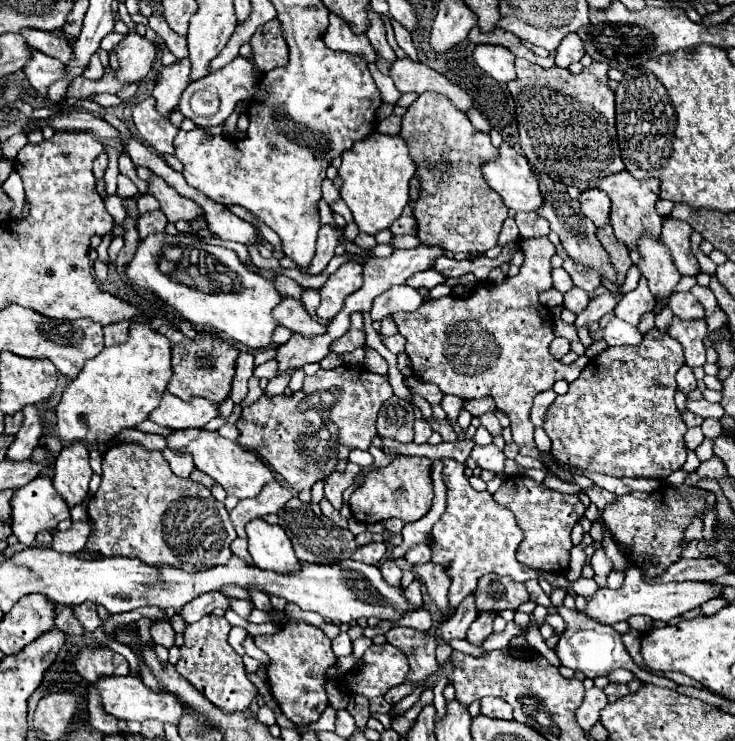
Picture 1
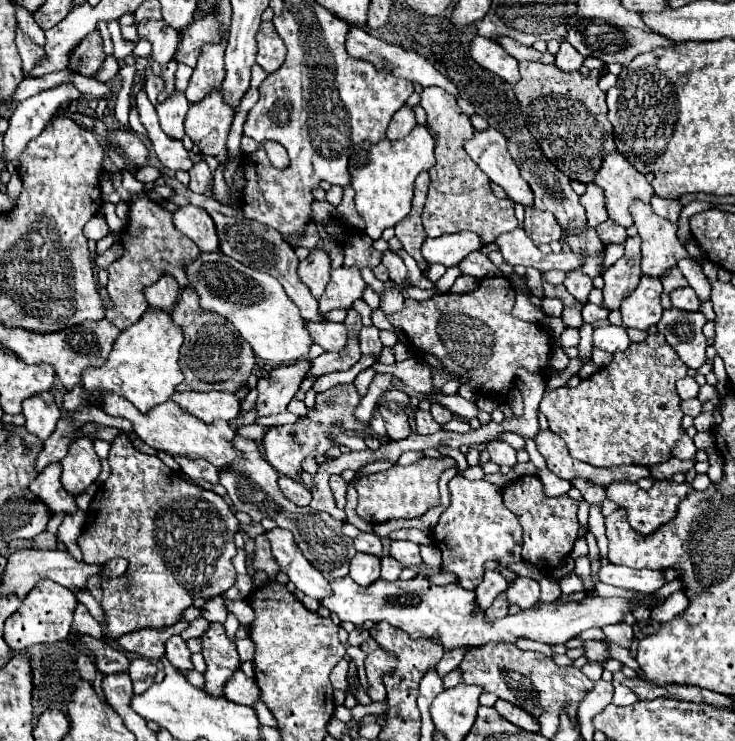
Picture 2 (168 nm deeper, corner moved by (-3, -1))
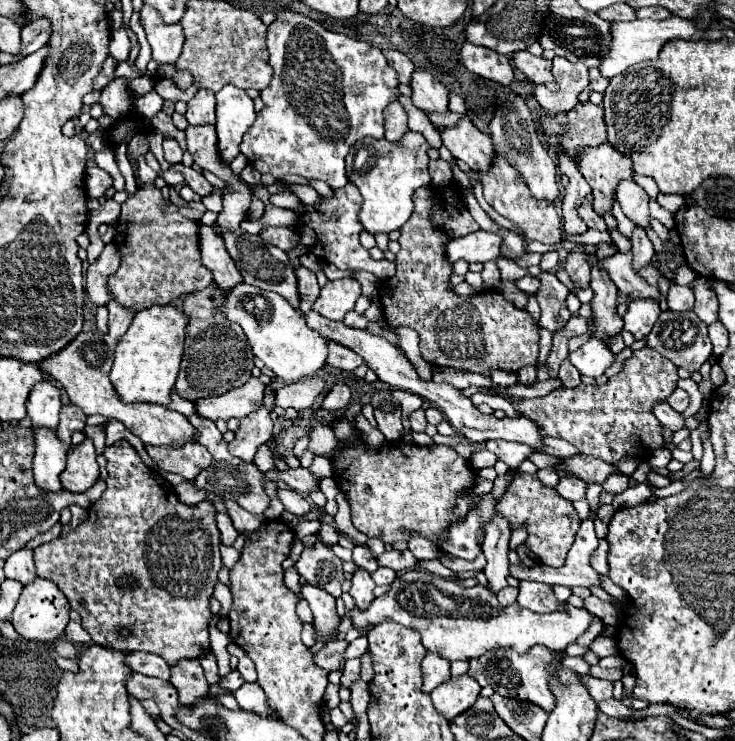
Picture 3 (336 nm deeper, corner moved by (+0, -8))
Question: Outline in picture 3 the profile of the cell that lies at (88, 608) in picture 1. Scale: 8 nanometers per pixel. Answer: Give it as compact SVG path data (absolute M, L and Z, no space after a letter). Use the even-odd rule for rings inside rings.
M75 610L69 612L69 624L65 628L65 636L67 640L71 640L73 644L89 644L91 642L91 636L87 636L87 632L83 630L81 626L81 618Z

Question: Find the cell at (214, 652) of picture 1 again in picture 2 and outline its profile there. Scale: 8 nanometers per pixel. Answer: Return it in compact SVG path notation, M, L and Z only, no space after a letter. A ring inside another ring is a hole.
M210 623L210 627L198 639L202 643L202 655L206 661L202 689L210 695L224 697L226 683L242 665L236 651L236 643L226 635L222 623Z

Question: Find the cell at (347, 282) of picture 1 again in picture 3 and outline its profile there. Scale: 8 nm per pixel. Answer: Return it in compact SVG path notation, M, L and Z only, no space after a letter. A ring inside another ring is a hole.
M339 278L327 282L321 288L313 310L331 320L343 320L347 312L353 310L355 300L361 296L361 284L355 278Z

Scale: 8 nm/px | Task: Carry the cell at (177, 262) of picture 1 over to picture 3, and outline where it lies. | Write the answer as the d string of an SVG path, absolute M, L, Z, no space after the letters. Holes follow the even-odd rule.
M239 284L225 296L221 310L231 322L237 322L243 328L253 346L253 354L261 358L277 378L283 378L285 382L299 382L325 366L329 354L327 340L319 336L319 332L311 330L305 318L299 316L299 312L279 294Z

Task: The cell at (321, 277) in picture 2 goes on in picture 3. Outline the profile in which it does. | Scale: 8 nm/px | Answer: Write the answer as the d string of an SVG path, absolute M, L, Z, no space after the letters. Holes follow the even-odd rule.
M303 266L295 270L295 276L297 276L297 290L299 290L299 310L307 314L319 296L319 284L315 274Z

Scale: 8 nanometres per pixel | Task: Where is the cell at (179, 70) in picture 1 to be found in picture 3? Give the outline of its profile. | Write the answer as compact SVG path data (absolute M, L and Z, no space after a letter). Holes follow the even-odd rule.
M163 140L163 150L165 150L165 160L171 164L181 164L183 152L177 144L177 140Z

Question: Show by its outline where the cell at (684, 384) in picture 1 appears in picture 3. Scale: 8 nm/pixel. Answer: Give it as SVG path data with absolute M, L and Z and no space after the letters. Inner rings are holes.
M677 388L669 398L667 398L667 404L677 410L677 412L683 412L687 406L689 406L689 394L681 388Z

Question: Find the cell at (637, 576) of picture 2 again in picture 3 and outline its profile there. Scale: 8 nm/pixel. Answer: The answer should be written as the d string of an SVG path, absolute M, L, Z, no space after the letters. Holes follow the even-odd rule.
M593 520L581 522L581 528L577 532L575 544L569 550L567 562L561 568L551 568L545 564L537 564L533 568L527 568L523 564L515 564L509 568L509 576L515 580L533 580L543 582L549 586L599 586L599 574L591 568L589 558L593 554L593 544L599 544L593 528Z

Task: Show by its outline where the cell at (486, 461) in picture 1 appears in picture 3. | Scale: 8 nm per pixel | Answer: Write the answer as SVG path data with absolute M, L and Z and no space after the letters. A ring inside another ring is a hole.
M497 440L497 442L487 442L487 450L495 452L499 456L499 460L503 460L509 468L517 468L523 460L527 460L535 450L529 448L527 444L519 444L519 442L505 442L505 440Z

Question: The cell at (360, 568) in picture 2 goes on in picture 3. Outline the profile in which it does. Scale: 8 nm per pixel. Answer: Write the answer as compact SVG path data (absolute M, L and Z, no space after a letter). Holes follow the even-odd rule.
M359 568L353 574L351 590L349 590L349 594L355 600L355 608L359 608L359 610L367 610L369 608L369 604L373 602L373 588L375 588L375 582L371 580L371 574L369 572L363 572Z

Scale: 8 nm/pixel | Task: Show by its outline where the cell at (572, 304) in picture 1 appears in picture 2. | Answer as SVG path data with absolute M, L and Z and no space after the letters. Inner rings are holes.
M574 269L574 271L568 273L568 277L564 281L564 287L568 289L570 295L576 297L576 301L586 303L588 295L592 291L592 279L588 275L584 275L580 269Z

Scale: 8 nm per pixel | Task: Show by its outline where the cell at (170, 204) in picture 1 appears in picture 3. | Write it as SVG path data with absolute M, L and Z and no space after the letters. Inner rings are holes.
M201 224L199 232L201 232L203 264L213 272L215 284L219 284L219 288L227 294L237 284L243 282L243 276L237 270L237 266L231 260L231 256L227 254L227 250L223 248L223 238L215 232L215 228Z

